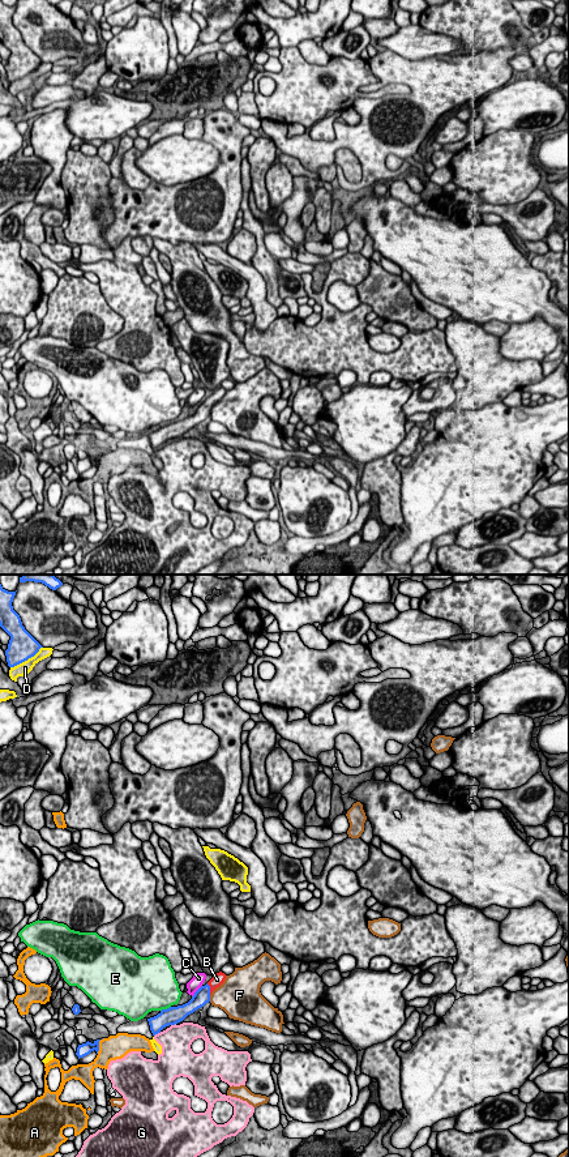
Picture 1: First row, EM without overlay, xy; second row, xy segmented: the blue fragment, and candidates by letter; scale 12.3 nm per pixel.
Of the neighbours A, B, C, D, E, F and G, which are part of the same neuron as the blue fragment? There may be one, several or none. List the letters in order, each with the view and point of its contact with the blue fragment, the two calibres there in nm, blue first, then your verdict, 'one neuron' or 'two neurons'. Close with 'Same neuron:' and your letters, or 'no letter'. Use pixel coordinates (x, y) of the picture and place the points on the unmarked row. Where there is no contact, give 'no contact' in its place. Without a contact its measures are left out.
A: contact xy (98, 460); calibres 160 and 300 nm; two neurons
B: contact xy (209, 404); calibres 200 and 140 nm; one neuron
C: contact xy (196, 406); calibres 200 and 160 nm; two neurons
D: contact xy (26, 75); calibres 340 and 160 nm; two neurons
E: contact xy (165, 425); calibres 220 and 480 nm; two neurons
F: contact xy (209, 413); calibres 200 and 360 nm; two neurons
G: contact xy (157, 448); calibres 200 and 380 nm; two neurons
Same neuron: B

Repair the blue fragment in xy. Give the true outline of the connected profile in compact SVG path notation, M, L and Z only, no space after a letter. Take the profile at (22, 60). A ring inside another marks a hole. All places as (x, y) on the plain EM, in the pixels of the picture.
M0 0L0 42L10 51L5 65L9 82L14 82L34 72L43 63L22 40L12 17L16 7L8 7Z

